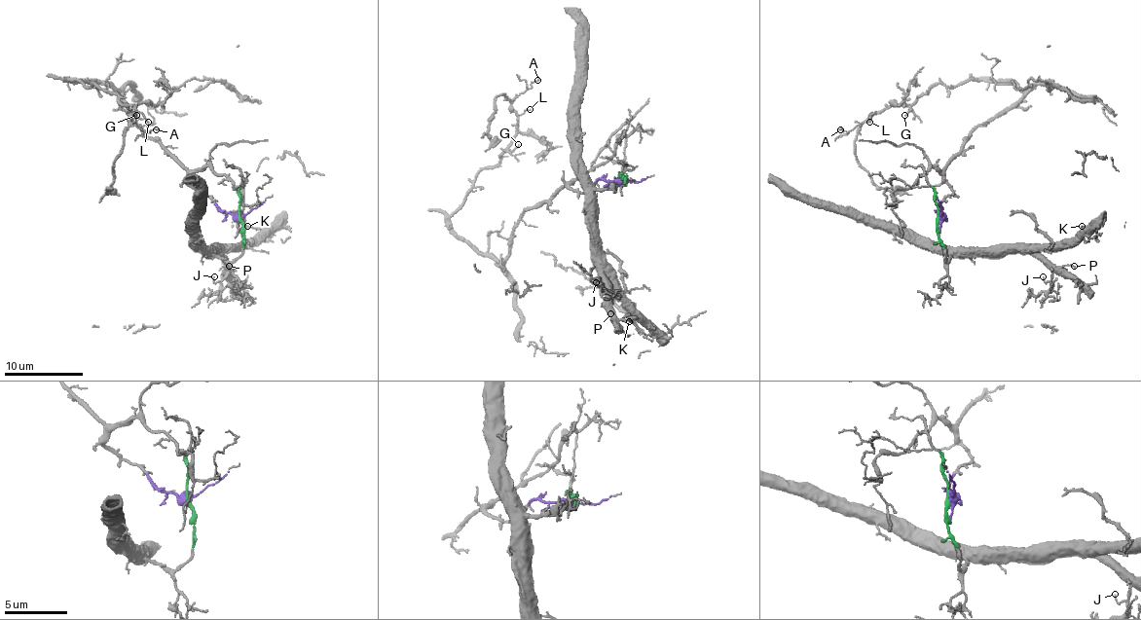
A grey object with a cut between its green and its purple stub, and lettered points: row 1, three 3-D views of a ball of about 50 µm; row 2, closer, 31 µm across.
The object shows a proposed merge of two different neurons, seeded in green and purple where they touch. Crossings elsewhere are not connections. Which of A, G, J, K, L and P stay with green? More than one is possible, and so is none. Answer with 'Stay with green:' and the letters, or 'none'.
Stay with green: J, K, P

